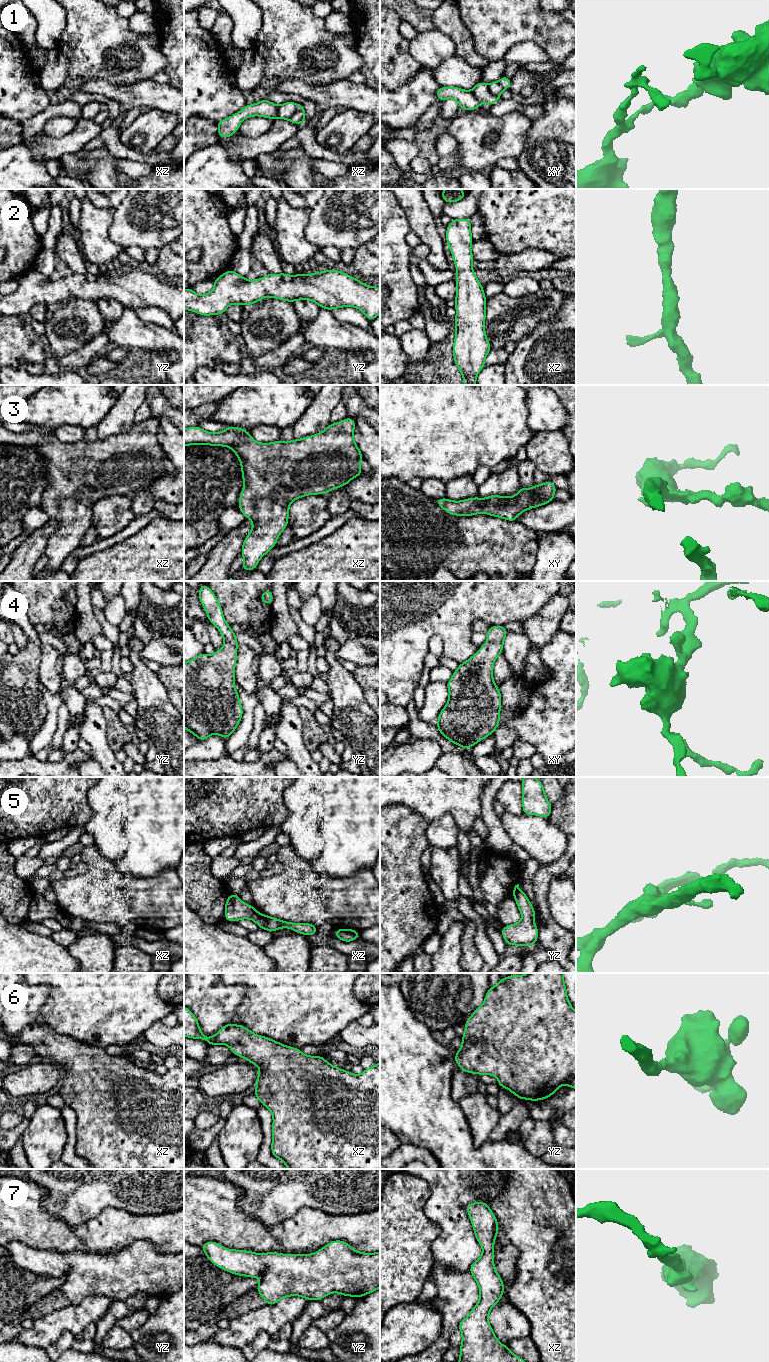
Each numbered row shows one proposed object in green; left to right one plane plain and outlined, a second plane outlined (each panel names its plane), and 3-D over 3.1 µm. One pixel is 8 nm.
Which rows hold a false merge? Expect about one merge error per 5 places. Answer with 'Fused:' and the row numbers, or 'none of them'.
Fused: 1, 5

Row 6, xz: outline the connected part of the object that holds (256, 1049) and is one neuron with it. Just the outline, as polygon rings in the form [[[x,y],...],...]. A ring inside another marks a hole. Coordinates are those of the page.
[[[184,1006],[184,1036],[192,1039],[205,1040],[209,1045],[223,1044],[230,1047],[234,1055],[244,1058],[255,1064],[260,1071],[256,1080],[254,1095],[262,1105],[272,1112],[272,1145],[271,1152],[274,1157],[283,1161],[288,1169],[380,1169],[380,1062],[373,1067],[364,1069],[360,1075],[354,1075],[350,1071],[335,1067],[328,1063],[324,1056],[304,1055],[300,1049],[292,1046],[284,1046],[278,1041],[274,1041],[266,1036],[256,1035],[243,1025],[229,1023],[219,1029],[218,1033],[212,1037],[206,1037],[200,1030],[197,1018],[192,1011]]]

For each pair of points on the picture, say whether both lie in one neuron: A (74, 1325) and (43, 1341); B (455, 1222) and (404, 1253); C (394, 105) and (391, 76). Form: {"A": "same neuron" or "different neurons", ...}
{"A": "same neuron", "B": "different neurons", "C": "different neurons"}

